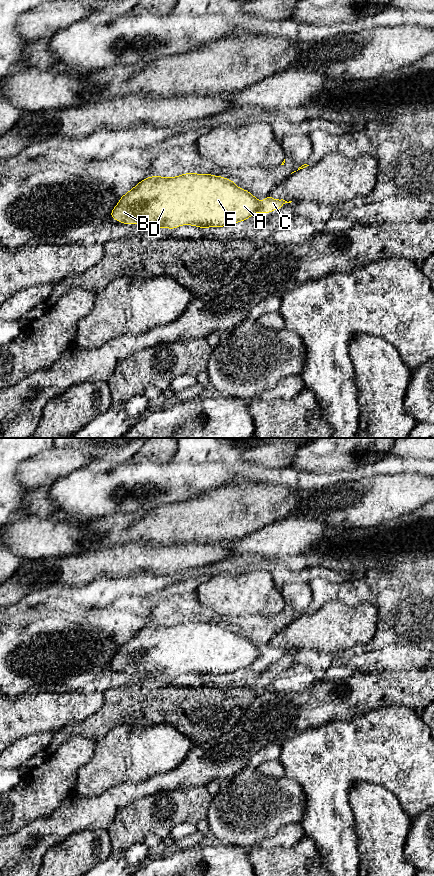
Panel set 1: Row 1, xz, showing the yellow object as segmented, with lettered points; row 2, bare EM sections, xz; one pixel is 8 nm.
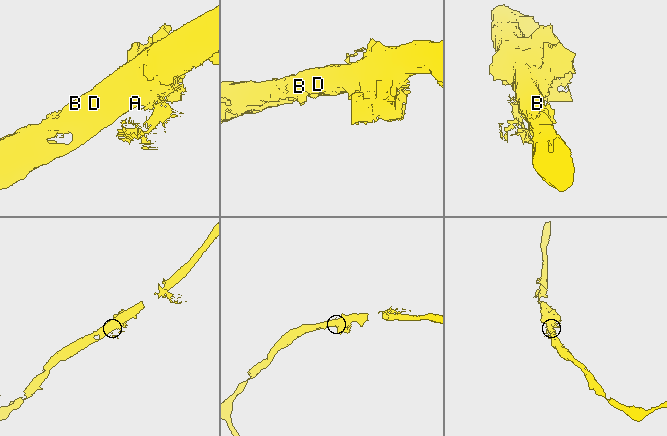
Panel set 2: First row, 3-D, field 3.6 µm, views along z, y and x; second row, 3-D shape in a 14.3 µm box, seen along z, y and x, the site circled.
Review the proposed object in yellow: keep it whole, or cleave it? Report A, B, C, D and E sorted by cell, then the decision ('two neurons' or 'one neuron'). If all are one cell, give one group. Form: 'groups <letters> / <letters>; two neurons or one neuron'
groups A B C D E; one neuron

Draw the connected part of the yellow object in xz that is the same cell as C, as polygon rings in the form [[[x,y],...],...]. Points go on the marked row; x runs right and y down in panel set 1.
[[[185,173],[183,175],[177,176],[177,177],[160,177],[160,176],[152,176],[148,177],[144,180],[142,180],[140,183],[138,183],[133,189],[131,189],[129,192],[127,192],[124,196],[122,196],[118,202],[118,204],[115,206],[115,208],[111,211],[110,216],[114,219],[116,219],[120,223],[131,225],[133,223],[142,225],[147,228],[151,229],[159,229],[161,227],[166,227],[169,229],[175,229],[180,225],[193,225],[197,227],[201,227],[202,229],[206,229],[208,227],[222,227],[222,226],[228,226],[233,225],[235,223],[238,223],[240,221],[245,221],[248,218],[251,217],[253,213],[272,213],[273,209],[280,209],[285,203],[291,203],[292,201],[285,201],[283,199],[277,200],[272,199],[270,197],[270,194],[266,196],[265,200],[259,201],[256,197],[254,197],[249,191],[239,188],[234,184],[234,181],[230,179],[226,179],[221,176],[213,176],[211,174],[196,174],[196,173]]]

